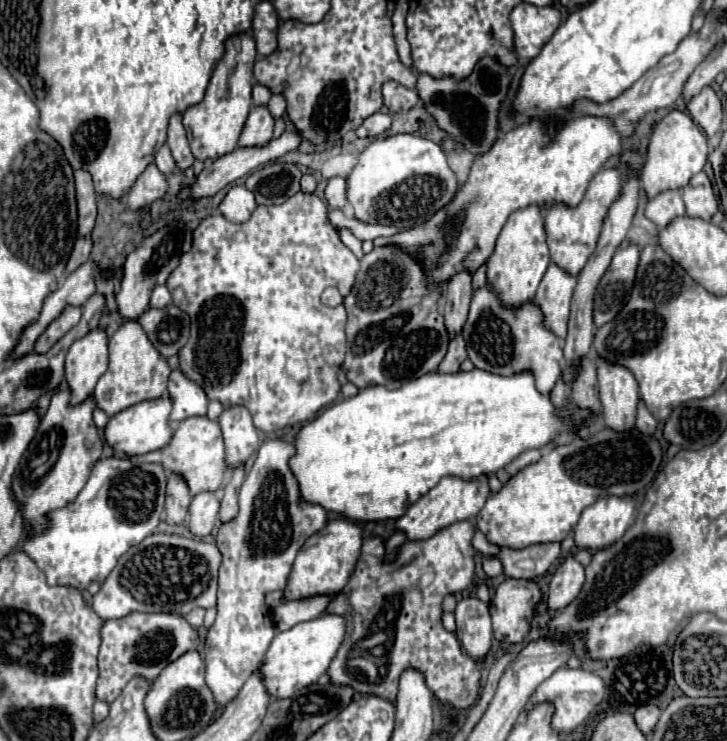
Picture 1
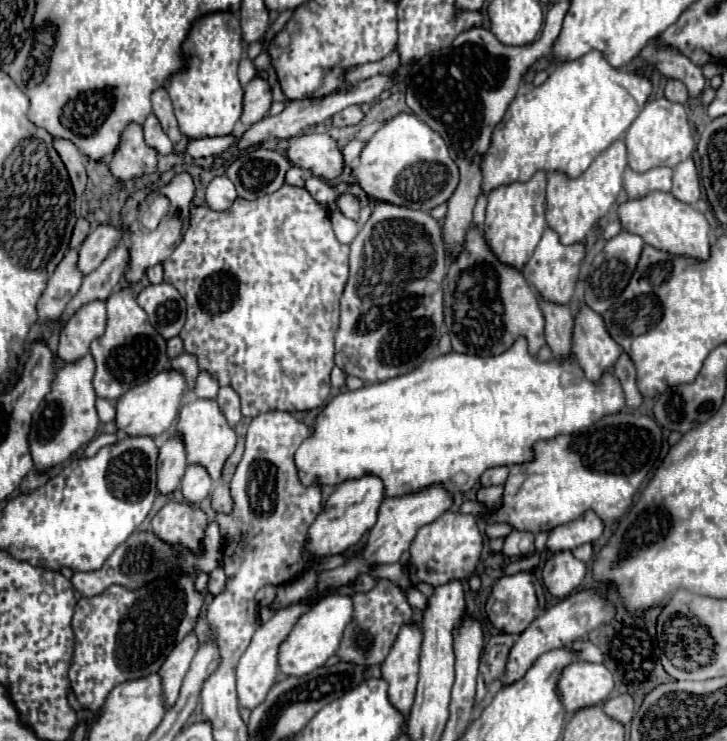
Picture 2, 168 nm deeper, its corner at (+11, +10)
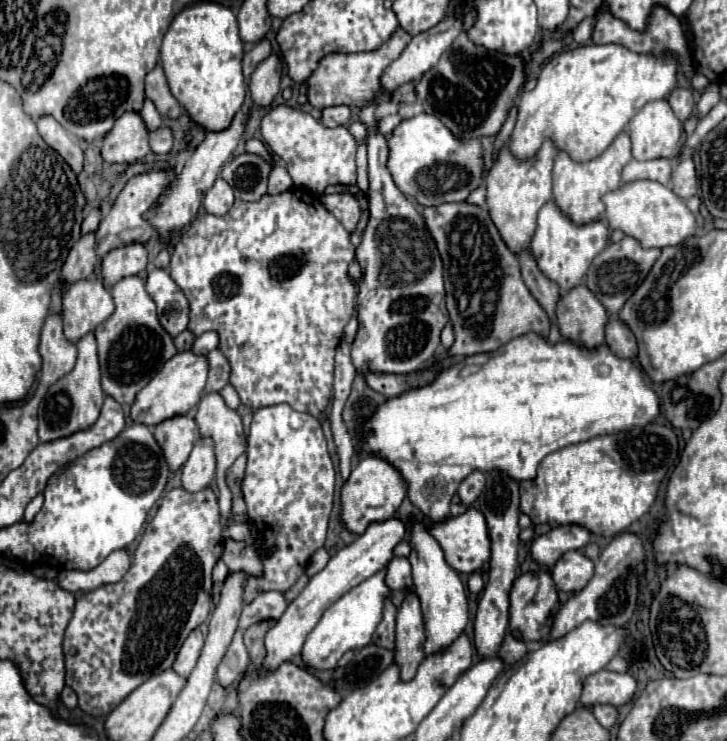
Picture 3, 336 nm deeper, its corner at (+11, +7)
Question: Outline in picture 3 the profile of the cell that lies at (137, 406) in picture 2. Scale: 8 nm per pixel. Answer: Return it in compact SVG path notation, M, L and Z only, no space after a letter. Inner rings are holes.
M194 351L176 353L172 359L168 359L168 363L164 363L158 375L138 393L130 409L132 421L152 427L174 415L188 413L200 401L206 379L208 379L208 357L206 355L196 355Z

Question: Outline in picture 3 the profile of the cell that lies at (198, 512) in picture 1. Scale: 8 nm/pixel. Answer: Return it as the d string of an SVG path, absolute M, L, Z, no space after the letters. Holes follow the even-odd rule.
M198 437L188 461L182 465L182 487L186 491L200 491L214 481L216 457L214 441L210 437Z

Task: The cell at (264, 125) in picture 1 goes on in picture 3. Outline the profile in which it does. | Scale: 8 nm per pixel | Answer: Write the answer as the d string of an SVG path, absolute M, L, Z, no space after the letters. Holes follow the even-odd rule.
M270 53L264 61L258 63L250 77L250 93L256 105L266 107L280 93L282 79L282 61L276 53Z

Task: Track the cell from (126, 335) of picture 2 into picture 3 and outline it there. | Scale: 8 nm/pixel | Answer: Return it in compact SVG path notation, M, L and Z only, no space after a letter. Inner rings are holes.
M138 275L124 277L122 281L118 281L112 287L112 297L116 303L116 311L104 323L100 323L100 327L96 327L98 355L102 367L102 389L120 405L130 407L136 399L136 393L160 371L160 367L170 357L174 357L176 347L172 337L160 325L156 305Z

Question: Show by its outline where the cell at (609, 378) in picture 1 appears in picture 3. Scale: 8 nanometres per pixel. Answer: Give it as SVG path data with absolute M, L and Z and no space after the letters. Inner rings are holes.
M584 283L560 295L556 317L564 339L574 341L580 347L598 347L604 343L608 313Z

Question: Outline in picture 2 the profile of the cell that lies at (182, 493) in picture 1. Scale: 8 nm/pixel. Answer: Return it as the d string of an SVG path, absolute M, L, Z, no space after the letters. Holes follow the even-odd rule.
M170 436L160 446L158 456L158 492L168 496L178 486L186 472L186 454L180 436Z

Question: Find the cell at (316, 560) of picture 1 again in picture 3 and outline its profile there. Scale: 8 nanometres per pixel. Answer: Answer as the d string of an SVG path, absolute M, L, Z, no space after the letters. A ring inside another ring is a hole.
M366 453L352 469L350 479L342 487L342 521L348 531L366 531L370 523L382 523L396 515L398 507L406 497L406 481L400 471L376 453Z

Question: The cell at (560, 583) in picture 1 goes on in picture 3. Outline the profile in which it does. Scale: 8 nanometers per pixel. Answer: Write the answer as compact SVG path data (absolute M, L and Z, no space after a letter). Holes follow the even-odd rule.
M568 551L552 567L556 587L566 593L582 591L594 573L594 563L582 551Z

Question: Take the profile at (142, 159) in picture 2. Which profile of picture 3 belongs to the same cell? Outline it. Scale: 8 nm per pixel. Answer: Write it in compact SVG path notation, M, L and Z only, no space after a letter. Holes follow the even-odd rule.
M128 111L116 119L112 131L102 139L102 157L108 163L134 163L150 153L148 129L140 113Z

